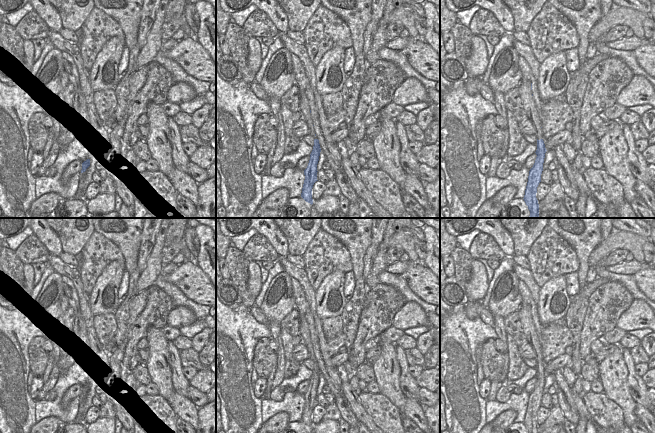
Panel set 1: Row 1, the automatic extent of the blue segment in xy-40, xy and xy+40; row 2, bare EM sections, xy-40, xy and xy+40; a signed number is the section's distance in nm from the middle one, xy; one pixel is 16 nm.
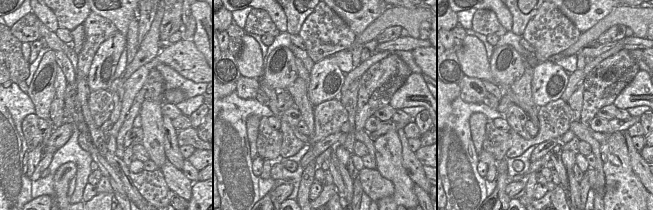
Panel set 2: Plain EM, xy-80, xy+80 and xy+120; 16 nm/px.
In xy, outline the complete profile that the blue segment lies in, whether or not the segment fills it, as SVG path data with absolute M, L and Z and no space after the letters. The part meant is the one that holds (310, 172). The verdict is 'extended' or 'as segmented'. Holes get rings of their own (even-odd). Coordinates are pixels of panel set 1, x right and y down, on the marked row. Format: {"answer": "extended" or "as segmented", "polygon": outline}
{"answer": "as segmented", "polygon": "M314 139L313 150L310 154L310 160L307 168L304 170L305 180L302 188L301 197L311 205L313 204L312 199L312 188L317 180L317 164L319 161L321 148L318 139Z"}

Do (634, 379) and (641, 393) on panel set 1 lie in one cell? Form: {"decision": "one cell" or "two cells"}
{"decision": "one cell"}

